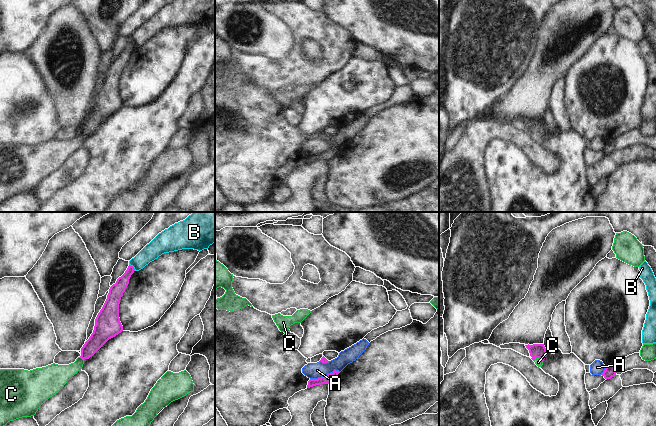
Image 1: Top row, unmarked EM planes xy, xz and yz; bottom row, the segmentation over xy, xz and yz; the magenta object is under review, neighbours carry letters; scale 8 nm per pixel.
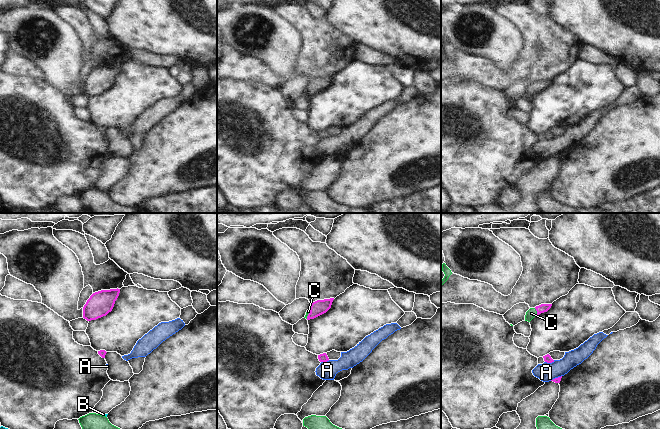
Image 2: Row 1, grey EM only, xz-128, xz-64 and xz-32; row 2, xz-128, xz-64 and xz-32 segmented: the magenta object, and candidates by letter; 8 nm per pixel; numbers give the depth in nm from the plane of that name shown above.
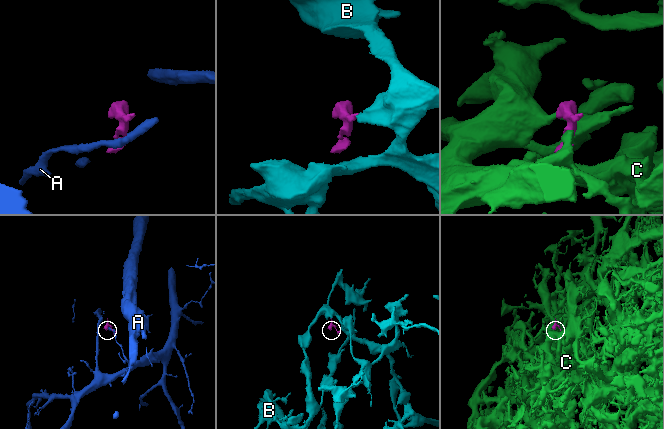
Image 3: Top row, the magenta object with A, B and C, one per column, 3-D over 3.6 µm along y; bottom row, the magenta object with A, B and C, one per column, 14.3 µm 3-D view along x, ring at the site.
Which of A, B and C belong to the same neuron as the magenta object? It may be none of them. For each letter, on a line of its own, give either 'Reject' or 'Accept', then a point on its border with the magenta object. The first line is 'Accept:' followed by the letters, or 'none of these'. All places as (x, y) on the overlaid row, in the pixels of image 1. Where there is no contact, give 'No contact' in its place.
Accept: C
A: Reject. Touches magenta at xz (325, 375)
B: Reject. Touches magenta at xy (133, 267)
C: Accept. Touches magenta at xy (81, 357).

